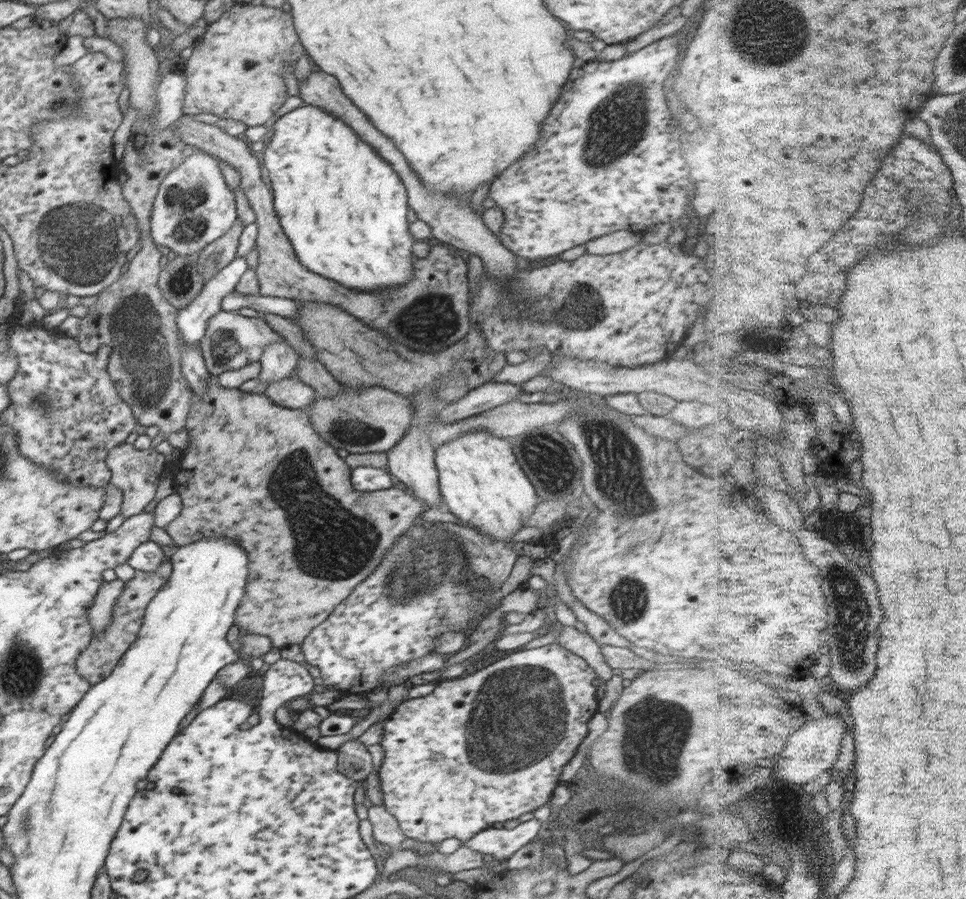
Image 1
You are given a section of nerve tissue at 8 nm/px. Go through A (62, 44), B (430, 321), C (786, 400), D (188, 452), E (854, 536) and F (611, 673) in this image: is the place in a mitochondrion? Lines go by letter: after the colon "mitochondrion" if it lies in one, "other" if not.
A: other
B: mitochondrion
C: other
D: other
E: other
F: other

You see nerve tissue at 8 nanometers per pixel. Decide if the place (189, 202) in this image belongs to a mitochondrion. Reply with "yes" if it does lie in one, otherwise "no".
yes

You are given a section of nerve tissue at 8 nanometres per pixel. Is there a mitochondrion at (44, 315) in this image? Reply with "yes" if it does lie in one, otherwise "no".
no

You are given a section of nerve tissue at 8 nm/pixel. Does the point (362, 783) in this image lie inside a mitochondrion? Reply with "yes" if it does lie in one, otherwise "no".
no

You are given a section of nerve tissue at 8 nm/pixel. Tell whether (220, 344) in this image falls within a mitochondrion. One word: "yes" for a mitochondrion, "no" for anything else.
yes

